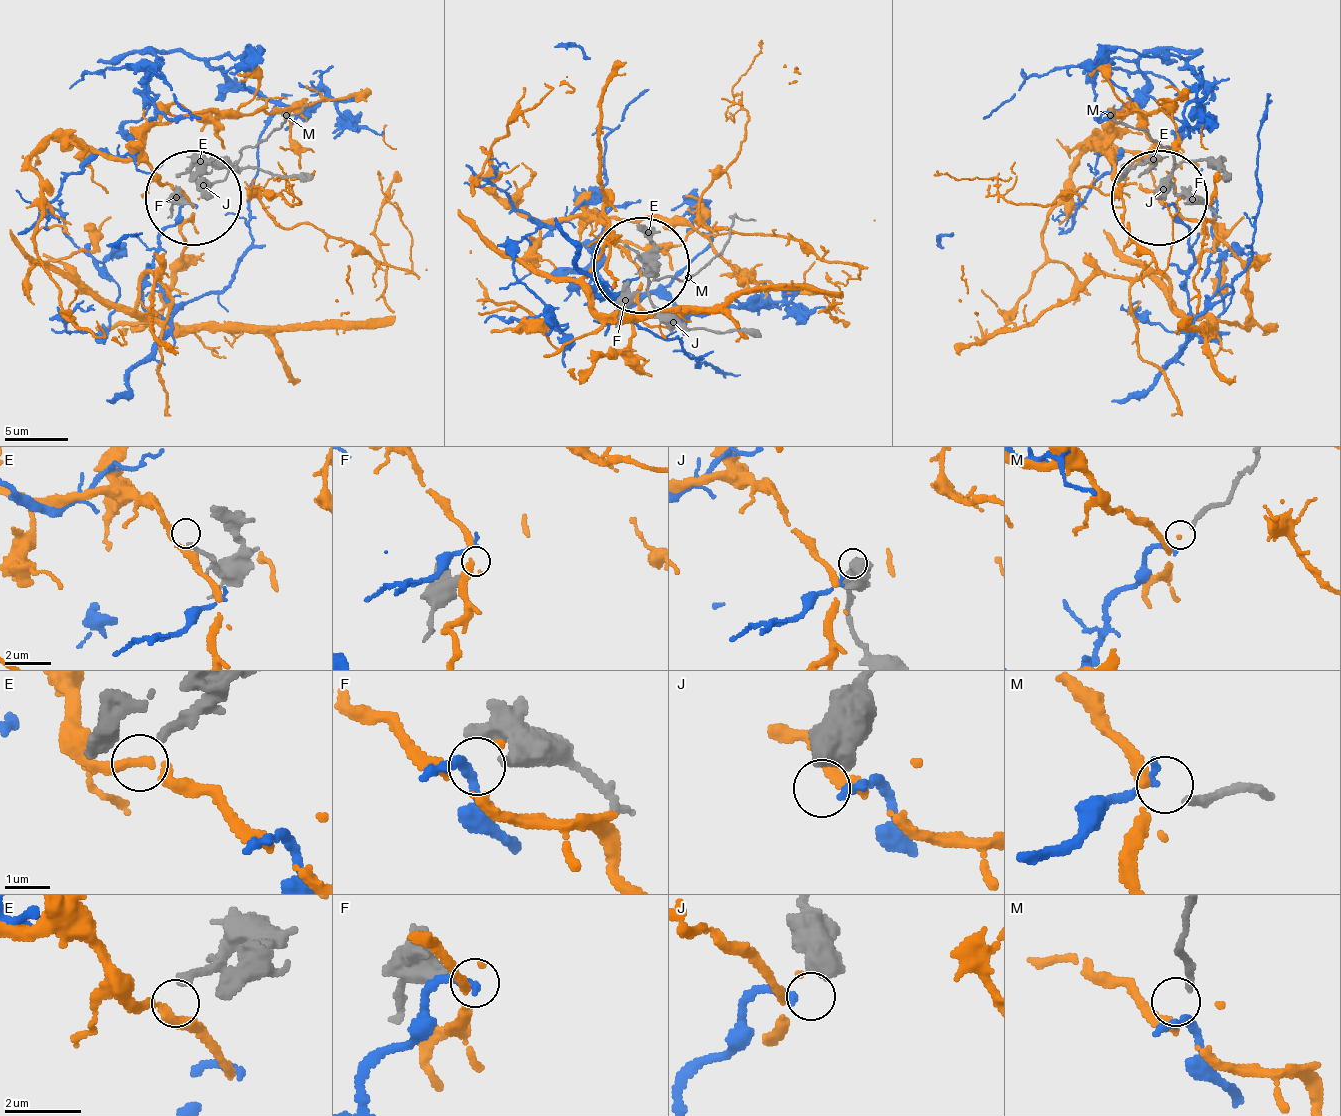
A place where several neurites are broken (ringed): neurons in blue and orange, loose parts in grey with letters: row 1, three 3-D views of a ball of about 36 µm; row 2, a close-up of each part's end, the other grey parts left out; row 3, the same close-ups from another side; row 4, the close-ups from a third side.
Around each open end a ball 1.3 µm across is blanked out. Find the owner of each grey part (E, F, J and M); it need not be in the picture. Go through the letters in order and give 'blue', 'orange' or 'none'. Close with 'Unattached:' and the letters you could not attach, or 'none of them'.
E: none
F: none
J: none
M: blue
Unattached: E, F, J

